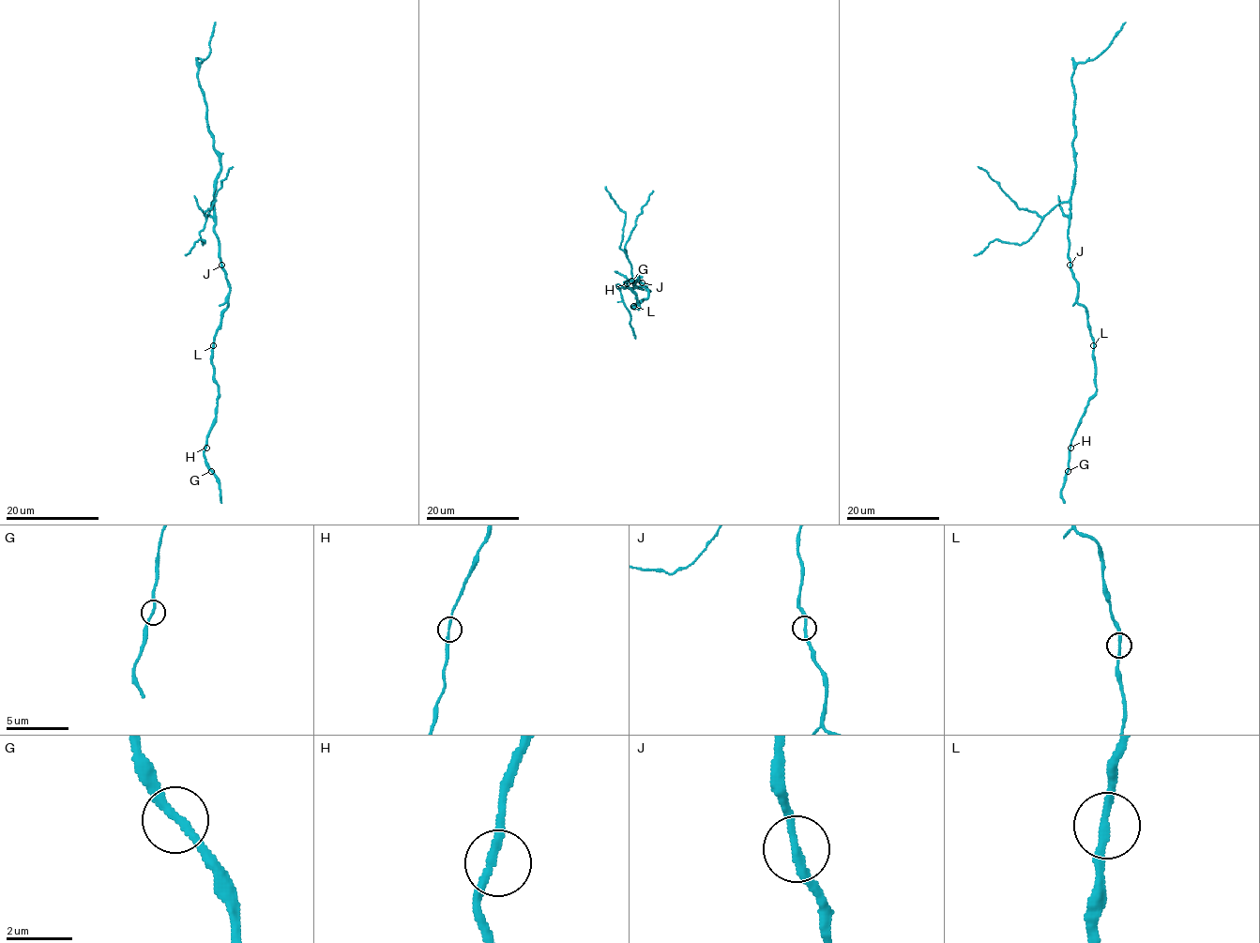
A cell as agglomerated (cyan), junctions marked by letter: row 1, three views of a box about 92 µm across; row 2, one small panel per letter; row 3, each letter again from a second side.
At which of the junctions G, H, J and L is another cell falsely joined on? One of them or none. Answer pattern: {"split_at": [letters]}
{"split_at": []}

